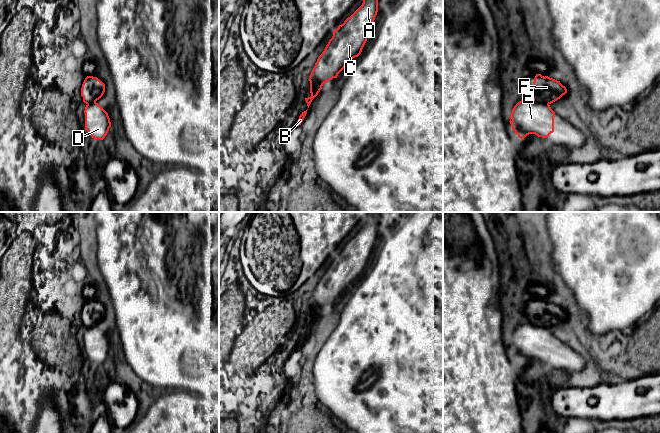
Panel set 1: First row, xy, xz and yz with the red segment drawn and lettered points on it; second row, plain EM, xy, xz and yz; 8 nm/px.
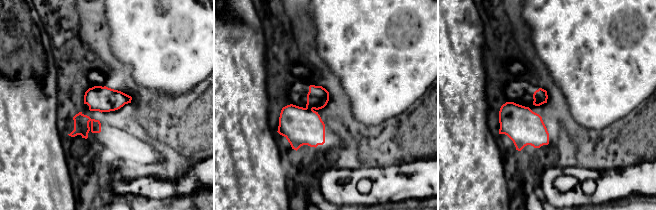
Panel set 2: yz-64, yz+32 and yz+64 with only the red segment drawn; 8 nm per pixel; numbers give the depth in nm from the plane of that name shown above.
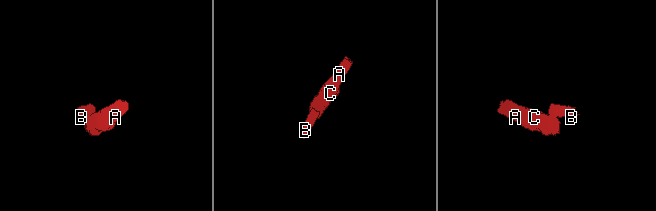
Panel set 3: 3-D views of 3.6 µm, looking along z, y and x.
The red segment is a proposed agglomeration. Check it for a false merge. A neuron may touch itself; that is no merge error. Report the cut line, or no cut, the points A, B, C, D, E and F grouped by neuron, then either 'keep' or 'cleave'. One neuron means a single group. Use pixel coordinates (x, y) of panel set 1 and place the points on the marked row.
cut in yz along (533, 99), (548, 104); A C D E / B F; cleave

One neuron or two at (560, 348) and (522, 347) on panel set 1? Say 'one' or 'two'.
one

